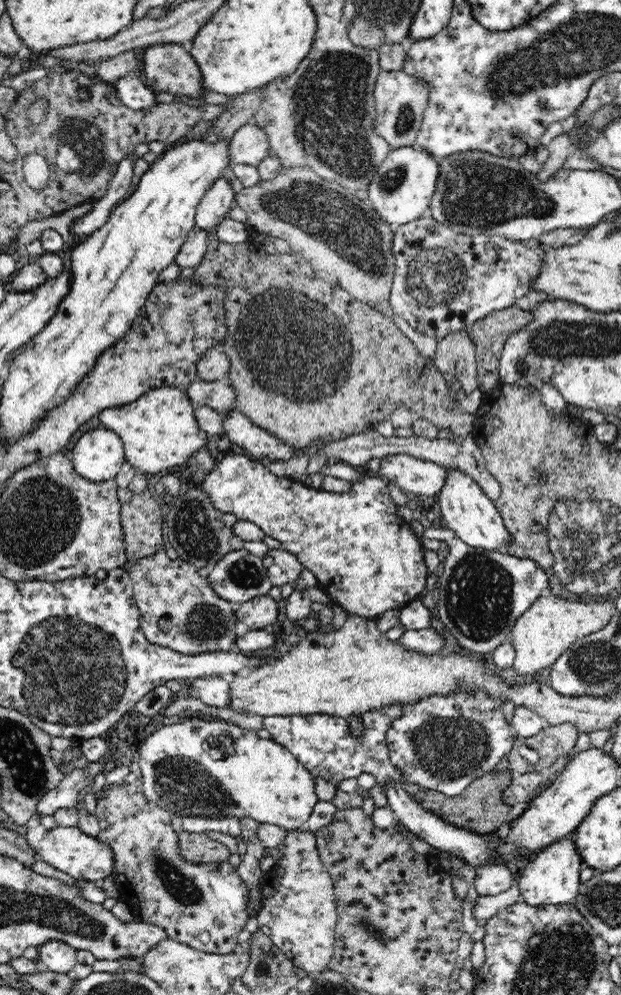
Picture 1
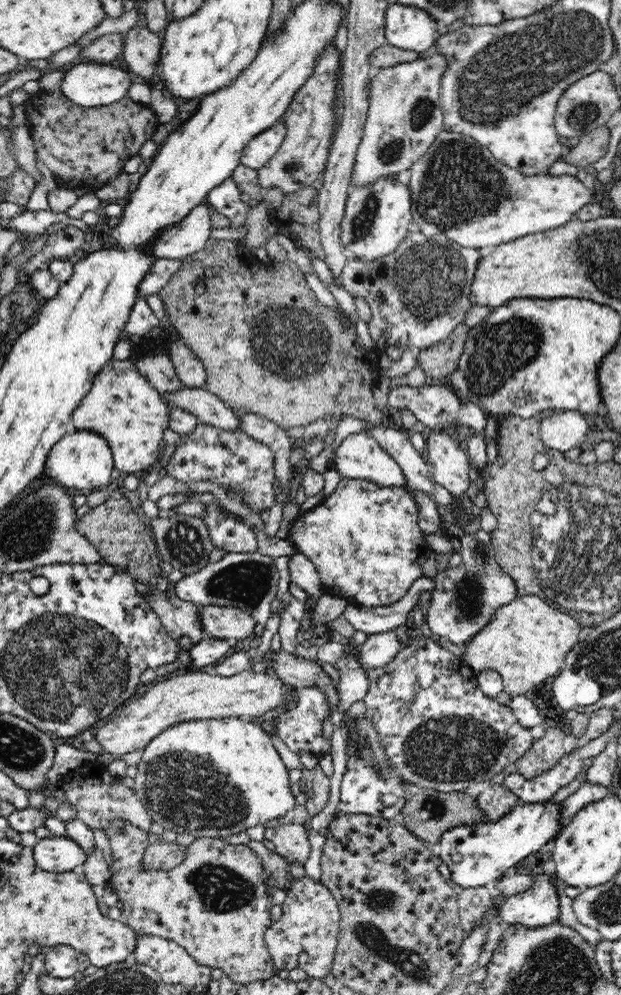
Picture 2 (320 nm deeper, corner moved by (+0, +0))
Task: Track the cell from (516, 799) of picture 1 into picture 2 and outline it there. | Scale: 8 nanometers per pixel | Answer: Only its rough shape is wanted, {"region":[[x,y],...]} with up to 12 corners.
{"region":[[501,784],[474,799],[484,821],[494,822],[520,804]]}

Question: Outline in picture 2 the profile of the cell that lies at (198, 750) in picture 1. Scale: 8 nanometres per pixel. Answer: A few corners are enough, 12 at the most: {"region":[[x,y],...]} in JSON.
{"region":[[201,719],[142,751],[134,791],[176,834],[290,815],[271,738]]}

